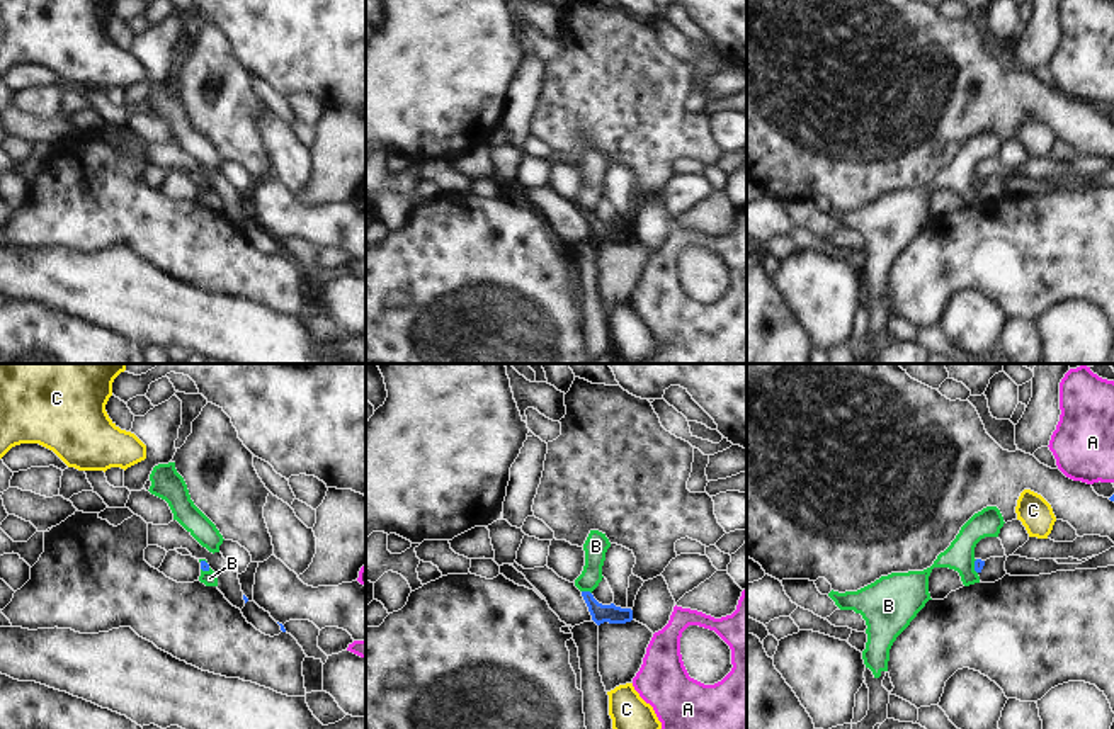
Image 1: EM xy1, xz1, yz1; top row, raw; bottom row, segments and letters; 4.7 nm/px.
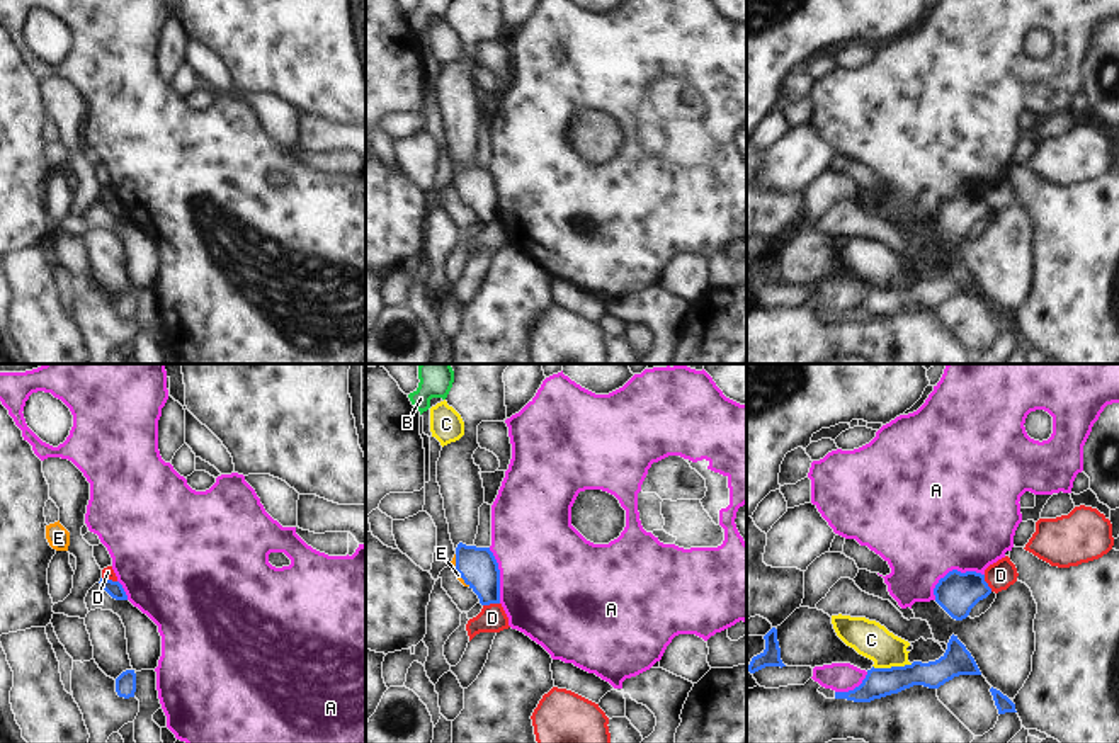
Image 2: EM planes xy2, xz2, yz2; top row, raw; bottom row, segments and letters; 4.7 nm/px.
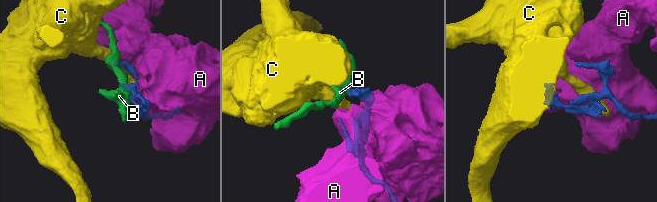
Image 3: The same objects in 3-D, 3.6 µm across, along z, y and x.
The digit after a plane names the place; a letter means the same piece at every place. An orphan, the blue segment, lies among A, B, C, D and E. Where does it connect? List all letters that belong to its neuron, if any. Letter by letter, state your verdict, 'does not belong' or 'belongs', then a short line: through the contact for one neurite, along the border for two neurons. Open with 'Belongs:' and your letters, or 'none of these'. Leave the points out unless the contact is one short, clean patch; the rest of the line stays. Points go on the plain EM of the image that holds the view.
Belongs: E
A: does not belong
B: does not belong; line xz1 (582, 209), (591, 213)
C: does not belong
D: does not belong; line xz2 (499, 221), (483, 225)
E: belongs; line xz2 (478, 187), (461, 196), (458, 194)

